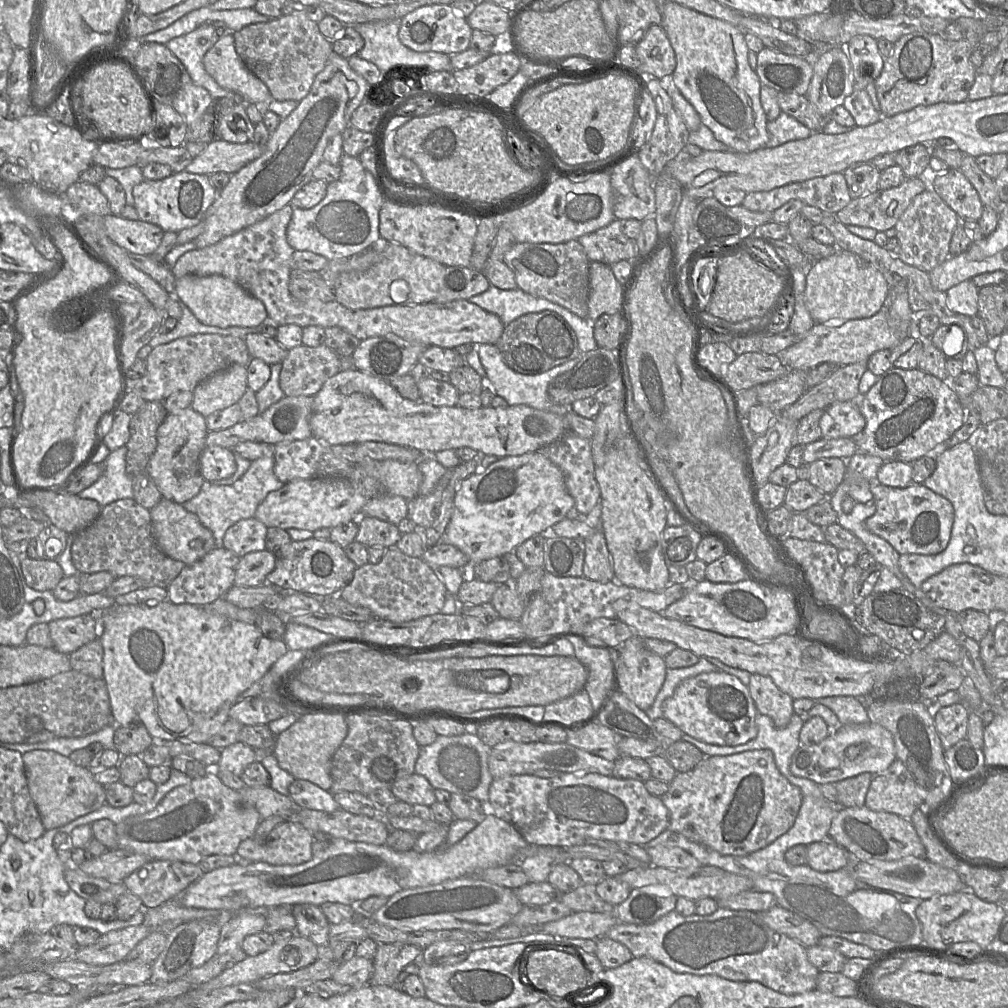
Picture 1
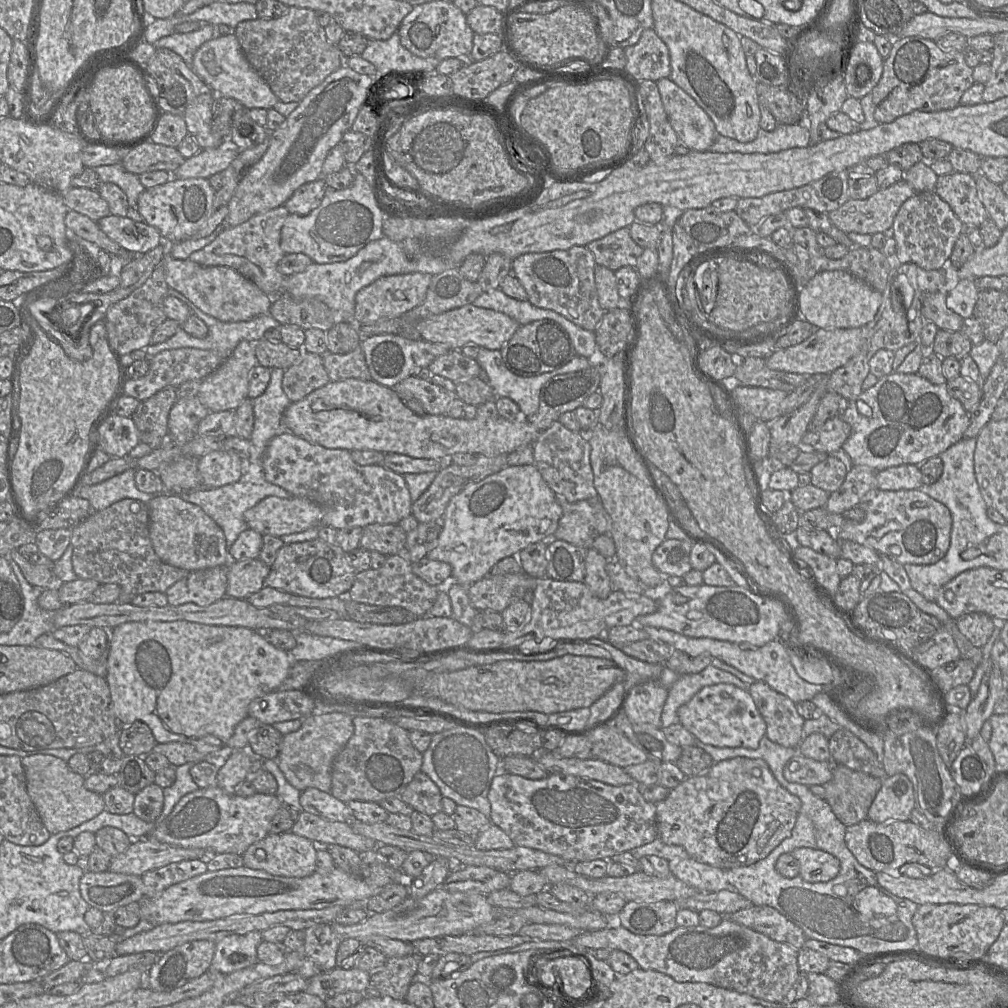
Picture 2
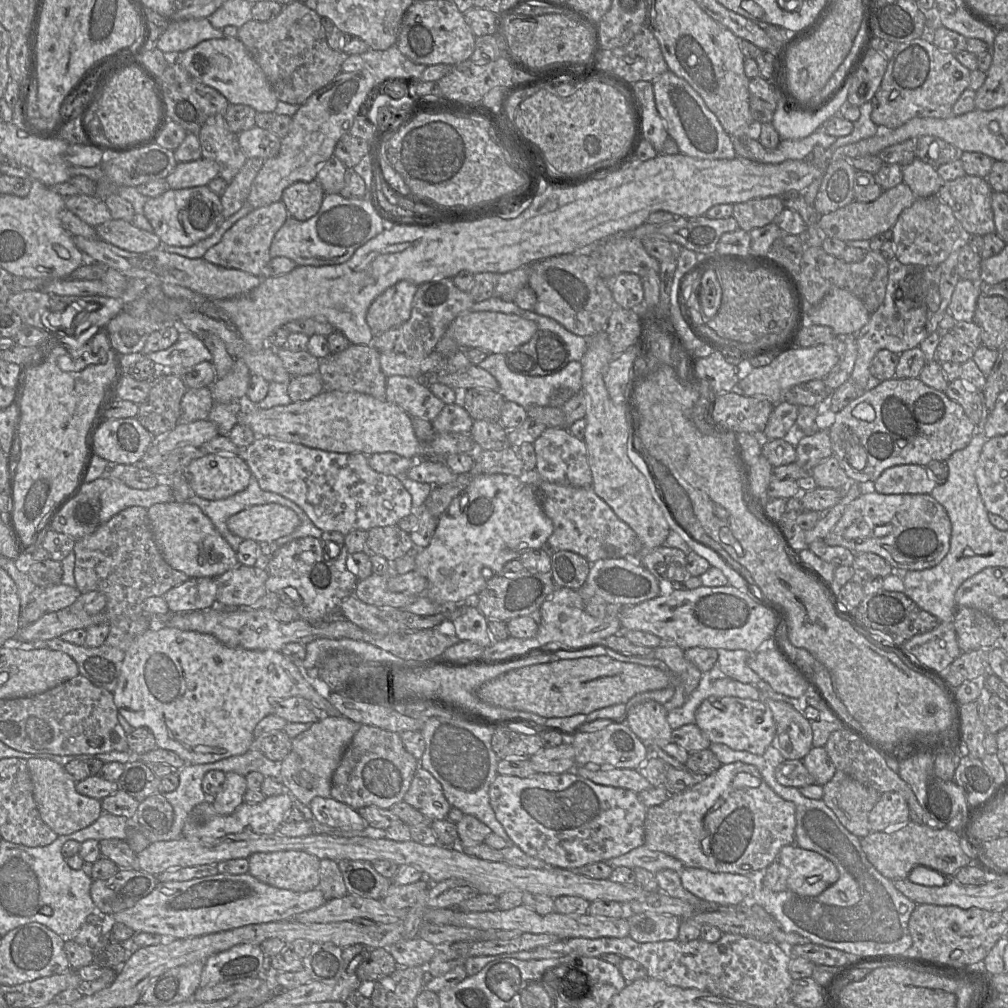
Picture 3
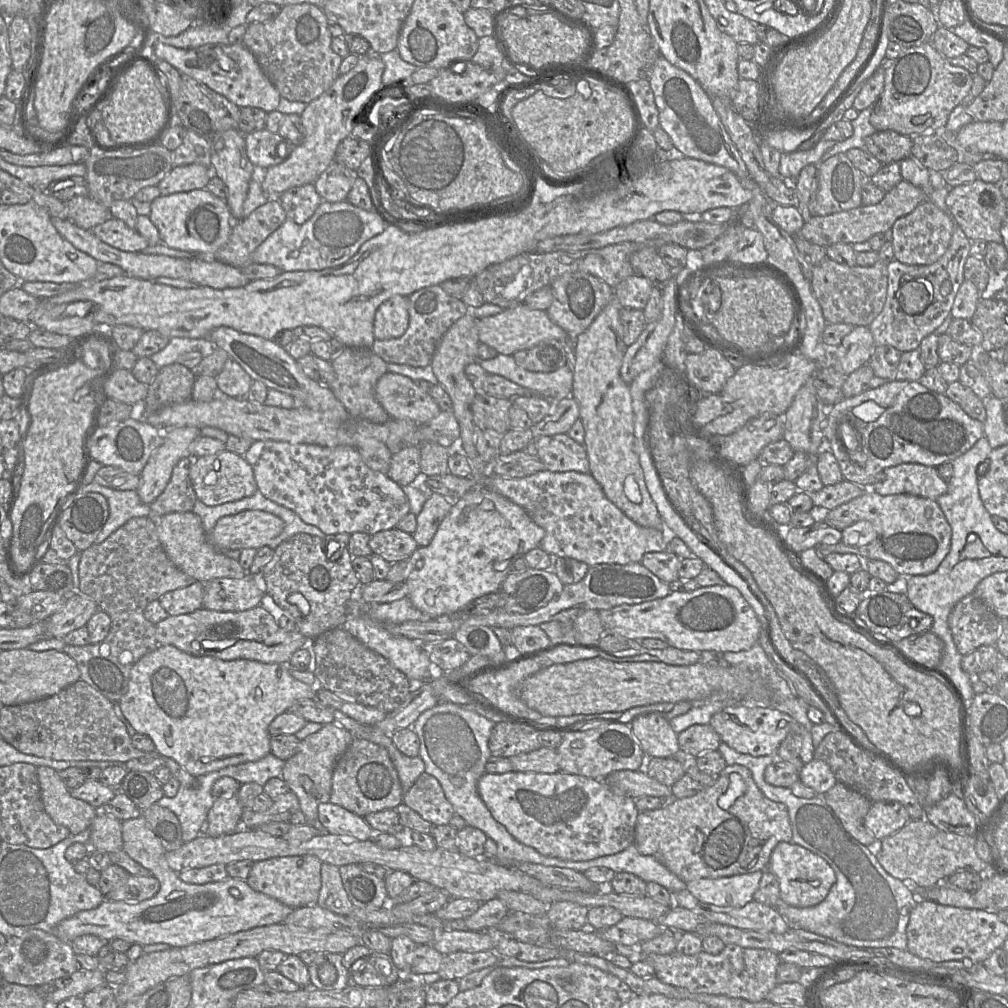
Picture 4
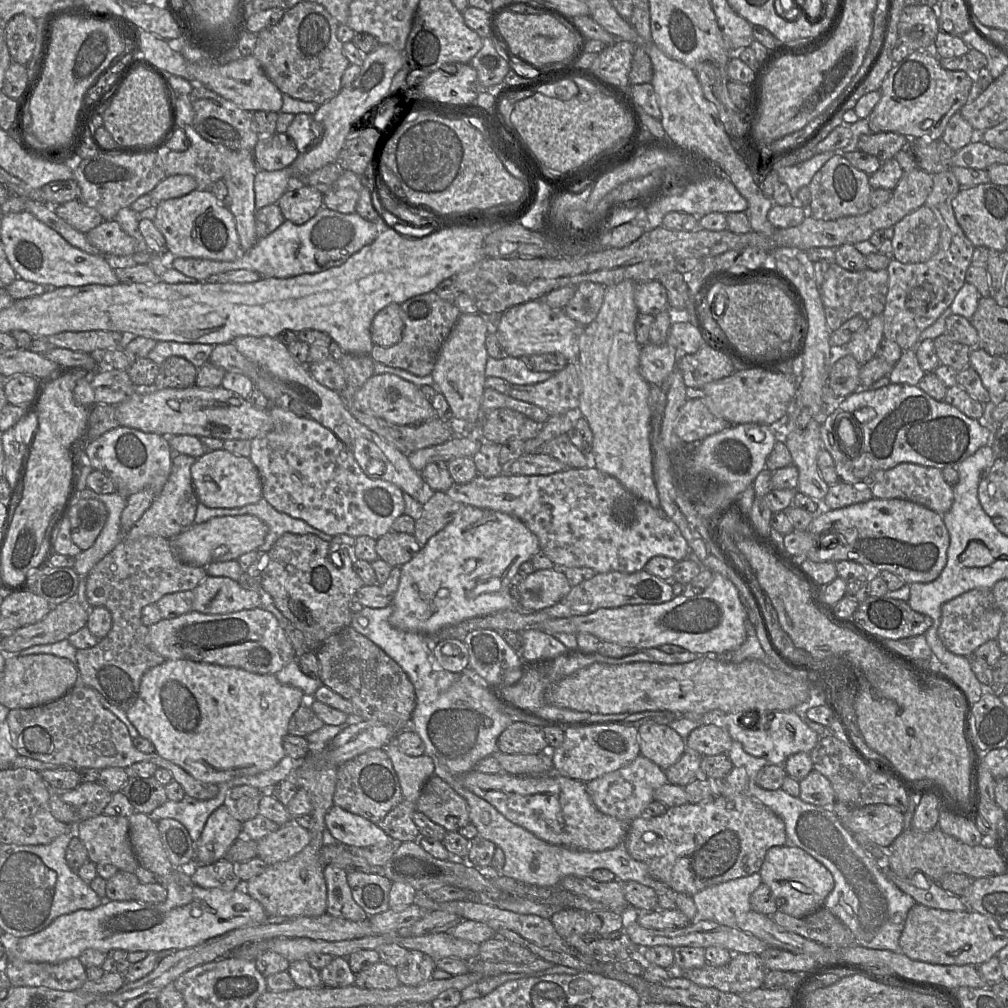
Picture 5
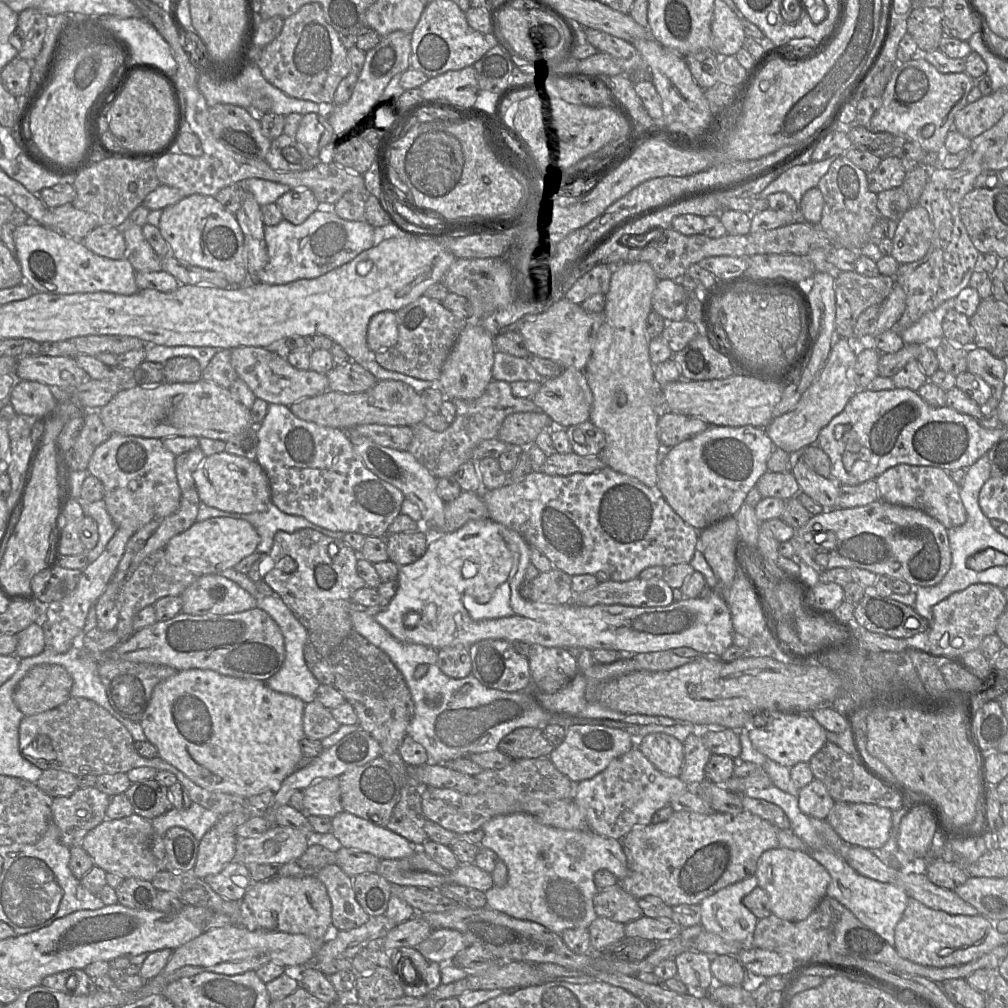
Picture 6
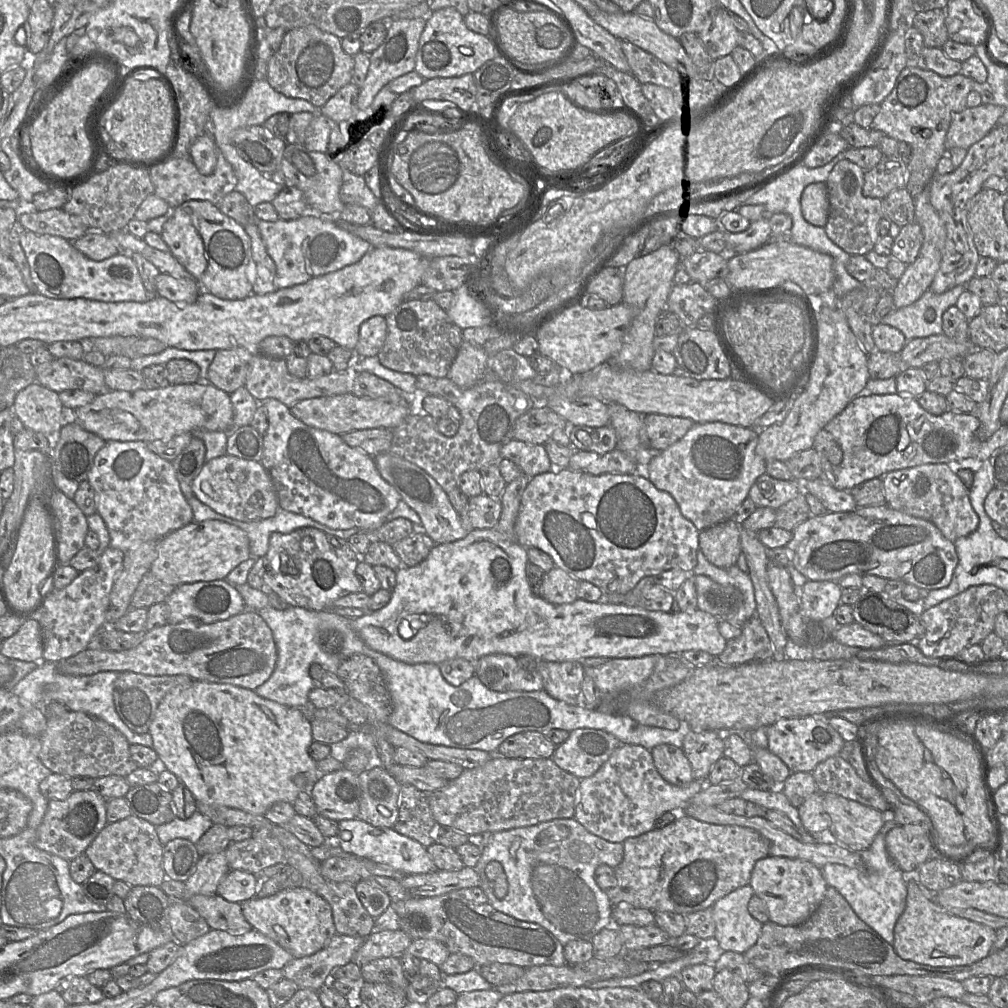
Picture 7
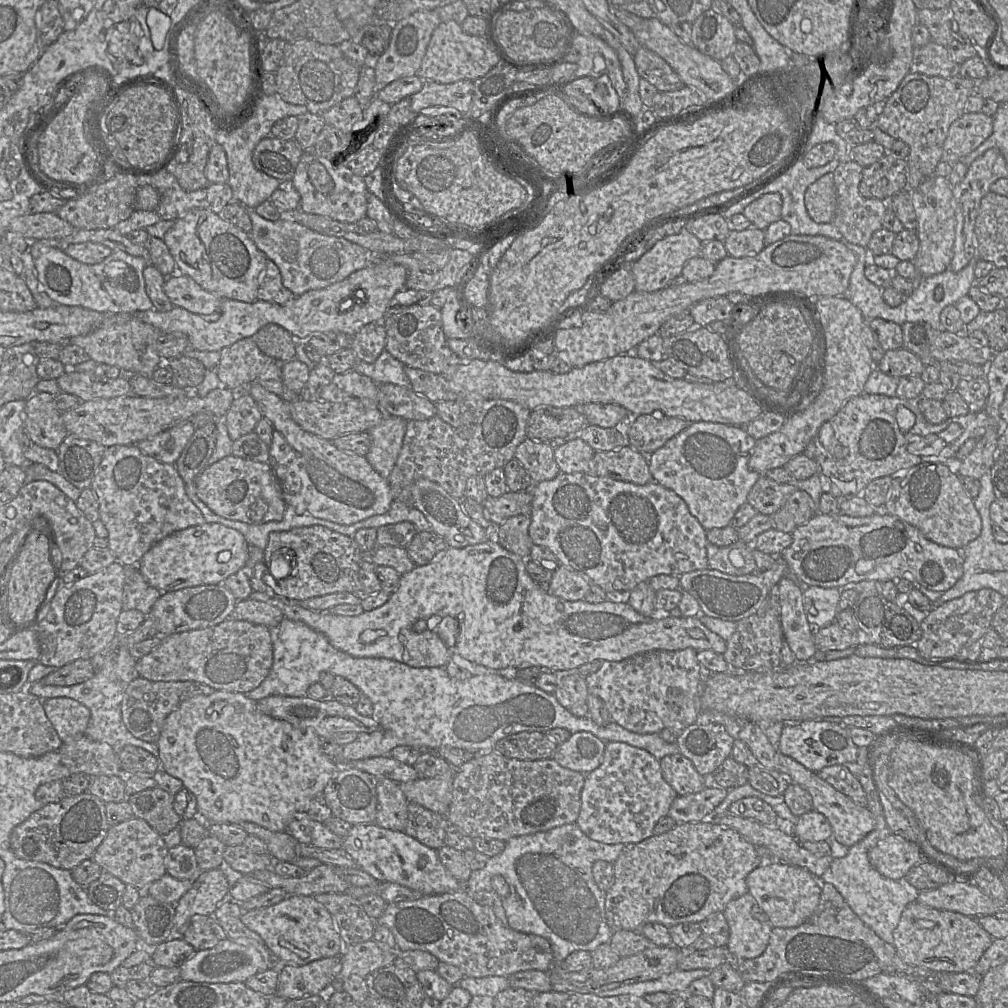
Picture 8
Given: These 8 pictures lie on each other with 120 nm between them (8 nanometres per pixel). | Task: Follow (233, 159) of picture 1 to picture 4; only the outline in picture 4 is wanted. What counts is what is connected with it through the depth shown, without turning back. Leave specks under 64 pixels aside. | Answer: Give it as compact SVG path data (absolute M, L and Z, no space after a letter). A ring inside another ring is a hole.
M197 163L175 166L157 186L161 195L204 189L212 175L211 167Z

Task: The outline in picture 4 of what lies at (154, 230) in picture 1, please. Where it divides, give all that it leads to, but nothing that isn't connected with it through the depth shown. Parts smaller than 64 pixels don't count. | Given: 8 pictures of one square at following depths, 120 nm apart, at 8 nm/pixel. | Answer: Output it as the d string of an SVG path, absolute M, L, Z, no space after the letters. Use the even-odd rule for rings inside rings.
M114 217L95 226L92 231L103 242L122 251L141 252L150 246L137 230Z

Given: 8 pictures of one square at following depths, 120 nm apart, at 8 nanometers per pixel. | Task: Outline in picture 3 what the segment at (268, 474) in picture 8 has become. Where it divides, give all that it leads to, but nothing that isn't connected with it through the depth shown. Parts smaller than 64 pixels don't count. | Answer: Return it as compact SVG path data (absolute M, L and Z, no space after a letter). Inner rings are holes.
M204 454L186 469L190 487L206 500L221 500L249 485L251 470L241 455Z

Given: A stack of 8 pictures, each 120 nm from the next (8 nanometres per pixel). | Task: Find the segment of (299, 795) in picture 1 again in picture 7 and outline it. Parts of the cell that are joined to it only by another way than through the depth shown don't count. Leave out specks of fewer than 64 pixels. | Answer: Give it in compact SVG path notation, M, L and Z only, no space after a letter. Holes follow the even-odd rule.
M360 818L341 820L338 822L338 827L339 834L333 841L347 853L377 863L388 864L406 875L425 874L438 870L422 844L398 833L393 828L374 826Z

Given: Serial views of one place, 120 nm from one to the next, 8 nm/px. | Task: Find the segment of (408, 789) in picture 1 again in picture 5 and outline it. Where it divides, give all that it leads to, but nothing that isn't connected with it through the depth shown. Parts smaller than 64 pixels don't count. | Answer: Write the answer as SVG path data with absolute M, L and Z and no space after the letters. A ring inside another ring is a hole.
M434 775L425 783L415 809L447 831L458 832L470 823L466 800Z

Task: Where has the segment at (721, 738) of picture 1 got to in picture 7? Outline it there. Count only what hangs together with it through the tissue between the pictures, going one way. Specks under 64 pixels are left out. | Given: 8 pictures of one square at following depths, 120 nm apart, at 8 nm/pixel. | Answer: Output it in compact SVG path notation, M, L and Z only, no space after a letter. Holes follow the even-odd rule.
M806 716L785 718L767 727L768 750L794 772L809 772L826 759L839 755L845 741L825 718Z

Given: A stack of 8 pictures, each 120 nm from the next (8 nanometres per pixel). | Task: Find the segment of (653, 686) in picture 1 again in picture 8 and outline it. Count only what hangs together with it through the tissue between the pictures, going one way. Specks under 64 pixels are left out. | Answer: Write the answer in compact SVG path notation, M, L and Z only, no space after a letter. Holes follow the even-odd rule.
M681 753L667 755L659 761L664 779L678 796L694 794L706 788L704 776Z

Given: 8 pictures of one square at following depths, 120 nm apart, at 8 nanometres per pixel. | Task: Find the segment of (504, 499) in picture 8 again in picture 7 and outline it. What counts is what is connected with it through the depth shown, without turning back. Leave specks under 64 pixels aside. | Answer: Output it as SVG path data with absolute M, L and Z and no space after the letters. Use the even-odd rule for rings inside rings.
M482 493L469 498L468 507L464 513L460 513L460 518L469 531L472 529L495 529L501 512L500 500Z

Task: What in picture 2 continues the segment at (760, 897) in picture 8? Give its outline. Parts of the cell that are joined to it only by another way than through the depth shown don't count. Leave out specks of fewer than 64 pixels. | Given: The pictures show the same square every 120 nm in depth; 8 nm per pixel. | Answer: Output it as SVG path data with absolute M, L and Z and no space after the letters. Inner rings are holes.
M800 847L794 849L791 854L799 862L799 875L807 882L827 882L839 873L840 861L826 851Z

